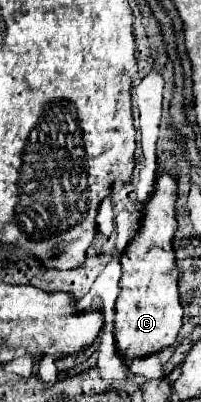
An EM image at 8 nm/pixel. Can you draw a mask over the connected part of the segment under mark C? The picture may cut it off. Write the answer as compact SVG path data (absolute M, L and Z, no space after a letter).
M163 173L157 179L155 191L145 205L147 215L143 219L143 229L137 233L137 237L121 255L123 273L119 281L121 293L115 305L113 337L119 355L125 357L127 361L147 357L175 343L175 337L181 329L183 307L179 303L177 267L175 267L175 253L171 245L173 233L177 229L175 191L177 191L177 181L171 175Z

